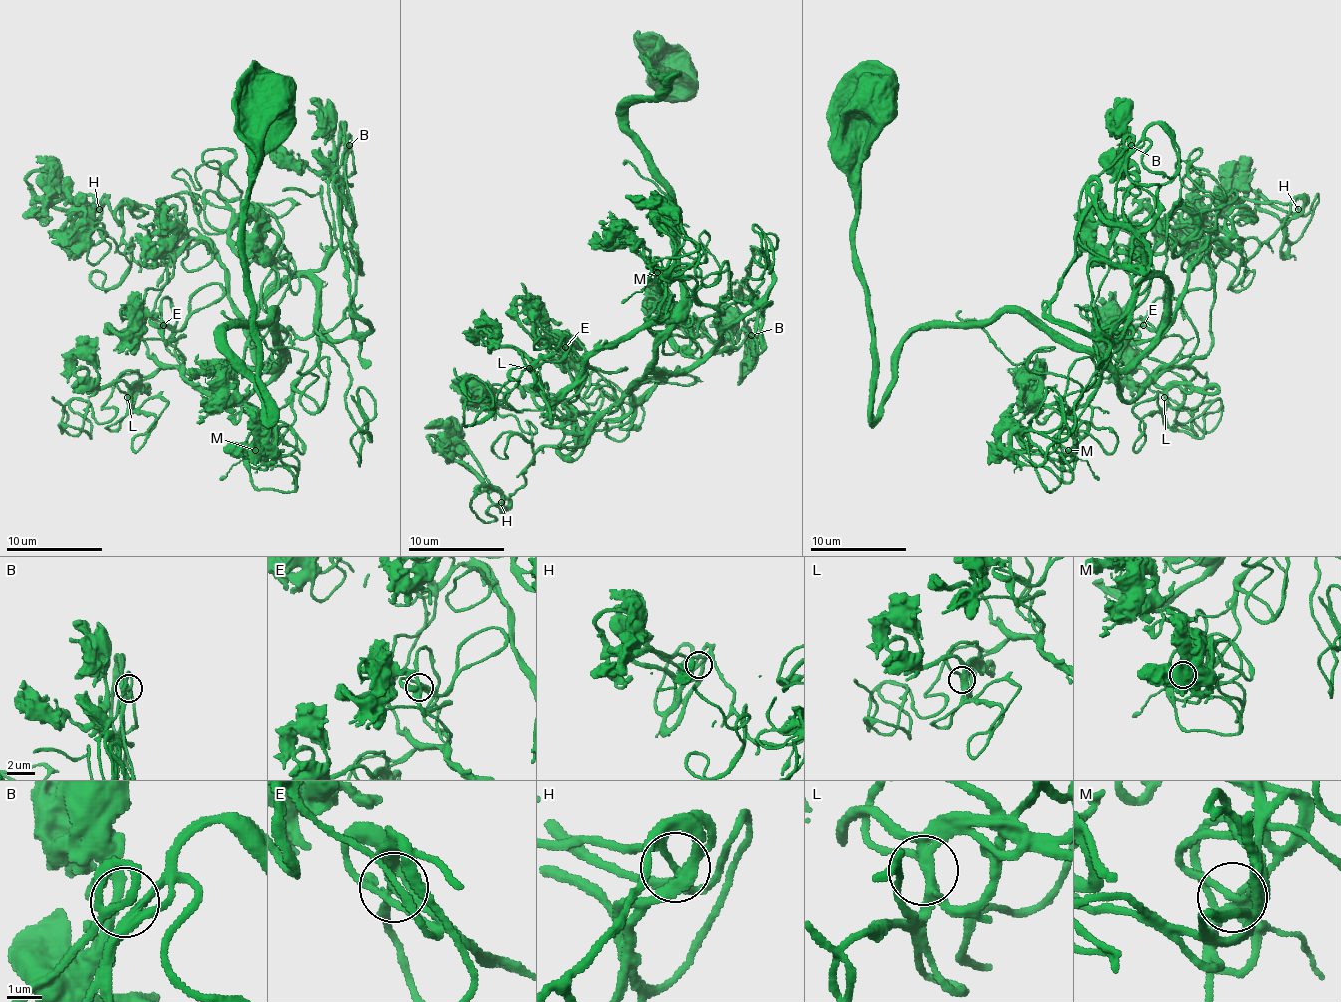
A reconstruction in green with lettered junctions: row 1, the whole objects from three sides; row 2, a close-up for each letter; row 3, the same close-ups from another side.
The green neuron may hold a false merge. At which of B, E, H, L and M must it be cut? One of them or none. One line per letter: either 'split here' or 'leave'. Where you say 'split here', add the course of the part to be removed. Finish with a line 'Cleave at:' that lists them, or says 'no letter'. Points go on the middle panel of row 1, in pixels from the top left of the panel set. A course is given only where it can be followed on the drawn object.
B: leave
E: leave
H: leave
L: leave
M: leave
Cleave at: no letter

